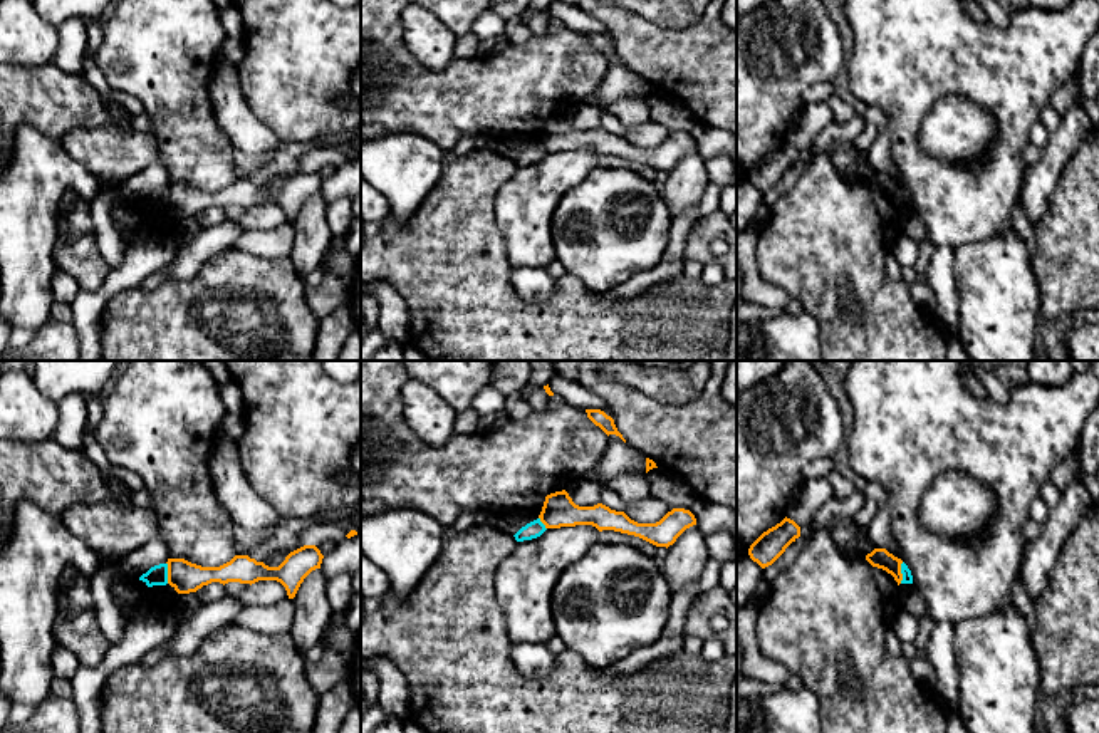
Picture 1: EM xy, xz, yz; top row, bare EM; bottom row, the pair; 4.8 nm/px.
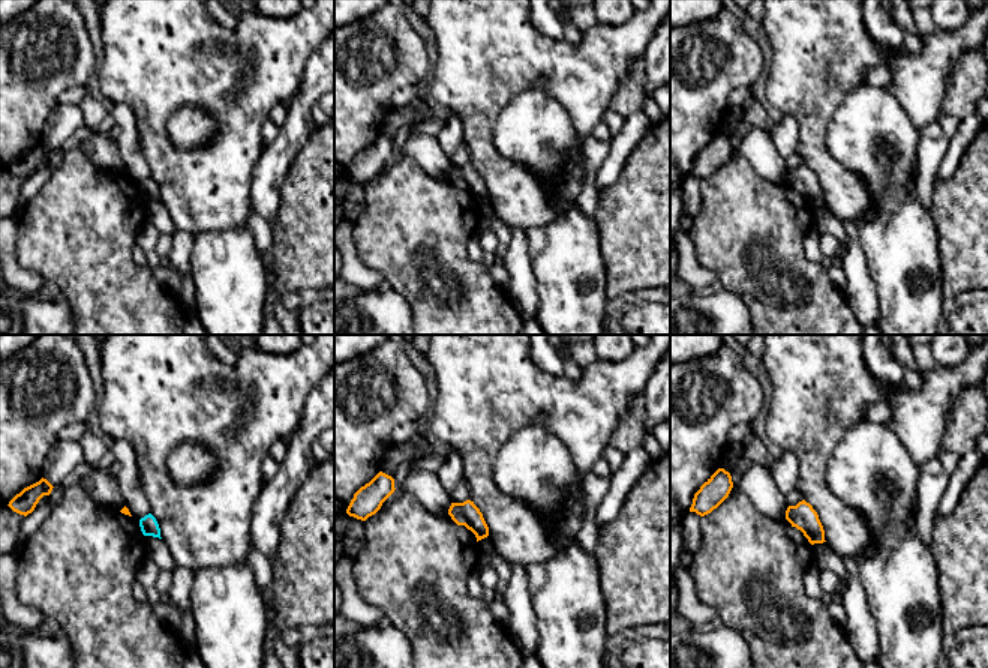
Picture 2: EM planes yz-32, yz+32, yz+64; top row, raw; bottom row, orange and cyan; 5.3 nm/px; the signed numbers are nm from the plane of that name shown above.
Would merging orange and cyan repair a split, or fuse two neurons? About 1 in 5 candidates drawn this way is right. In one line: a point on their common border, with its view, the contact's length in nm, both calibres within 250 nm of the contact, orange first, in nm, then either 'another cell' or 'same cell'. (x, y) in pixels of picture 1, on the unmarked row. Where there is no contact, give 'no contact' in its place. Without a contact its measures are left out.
contact yz (900, 197); length 110 nm; calibres 100 and 50 nm; another cell

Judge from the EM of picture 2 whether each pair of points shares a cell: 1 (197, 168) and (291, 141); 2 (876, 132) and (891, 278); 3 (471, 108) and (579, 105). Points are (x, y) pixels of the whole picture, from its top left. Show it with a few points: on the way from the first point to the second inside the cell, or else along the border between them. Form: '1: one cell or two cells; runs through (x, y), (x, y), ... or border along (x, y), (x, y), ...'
1: two cells; border along (261, 152), (249, 185)
2: one cell; runs through (889, 168), (891, 242)
3: one cell; runs through (498, 81), (552, 80)

